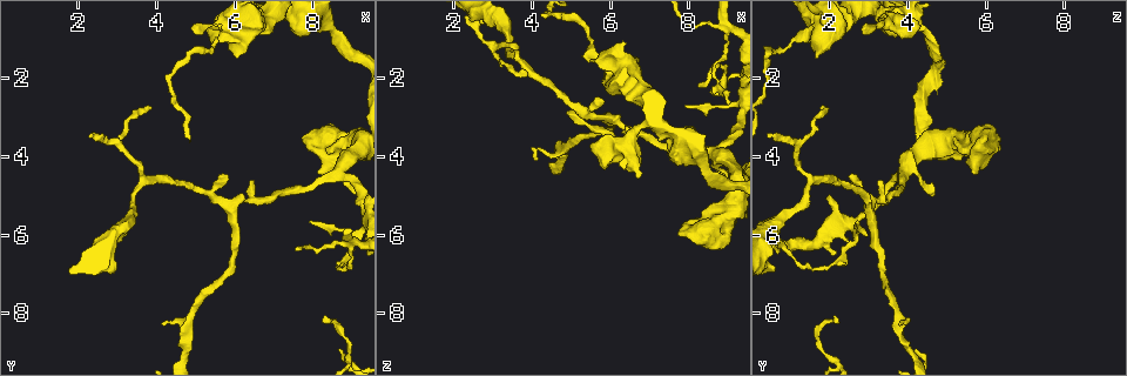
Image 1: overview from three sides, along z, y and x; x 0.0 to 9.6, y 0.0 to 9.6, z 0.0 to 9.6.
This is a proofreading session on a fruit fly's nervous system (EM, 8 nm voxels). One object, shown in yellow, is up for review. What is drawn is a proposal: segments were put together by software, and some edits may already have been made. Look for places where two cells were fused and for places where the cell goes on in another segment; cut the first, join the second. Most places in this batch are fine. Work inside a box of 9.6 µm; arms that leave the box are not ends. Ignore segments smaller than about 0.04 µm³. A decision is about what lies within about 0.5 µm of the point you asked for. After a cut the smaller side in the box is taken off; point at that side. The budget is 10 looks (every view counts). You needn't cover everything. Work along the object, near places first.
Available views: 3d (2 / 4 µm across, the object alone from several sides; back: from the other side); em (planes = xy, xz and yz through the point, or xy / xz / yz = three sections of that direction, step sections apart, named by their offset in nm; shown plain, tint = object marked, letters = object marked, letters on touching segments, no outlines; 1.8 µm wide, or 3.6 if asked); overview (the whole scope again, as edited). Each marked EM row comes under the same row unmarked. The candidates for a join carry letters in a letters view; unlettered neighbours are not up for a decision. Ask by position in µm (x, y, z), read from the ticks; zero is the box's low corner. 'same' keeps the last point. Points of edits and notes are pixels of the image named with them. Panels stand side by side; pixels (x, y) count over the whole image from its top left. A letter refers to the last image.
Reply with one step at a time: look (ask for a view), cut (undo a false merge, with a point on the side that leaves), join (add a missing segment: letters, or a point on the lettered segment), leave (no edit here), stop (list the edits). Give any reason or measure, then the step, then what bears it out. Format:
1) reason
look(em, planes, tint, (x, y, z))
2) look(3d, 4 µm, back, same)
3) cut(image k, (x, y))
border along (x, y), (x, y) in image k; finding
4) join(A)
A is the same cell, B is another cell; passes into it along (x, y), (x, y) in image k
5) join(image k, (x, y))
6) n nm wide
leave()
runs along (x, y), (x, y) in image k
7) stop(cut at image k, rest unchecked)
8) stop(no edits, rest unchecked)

calibre changes
look(3d, 2 µm, back, (9.10, 6.15, 0.65))

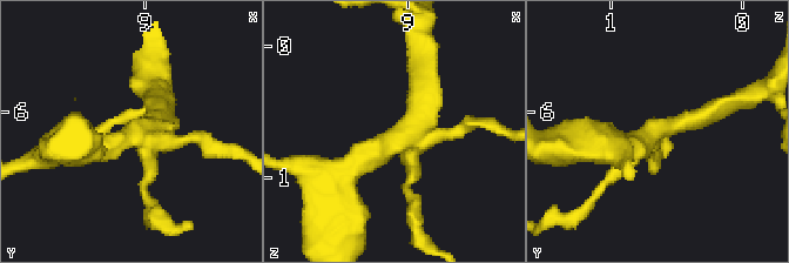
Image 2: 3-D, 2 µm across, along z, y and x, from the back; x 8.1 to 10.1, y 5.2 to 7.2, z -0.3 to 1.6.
need the tissue
look(em, xz, step 8, letters, (9.06, 6.18, 0.70))

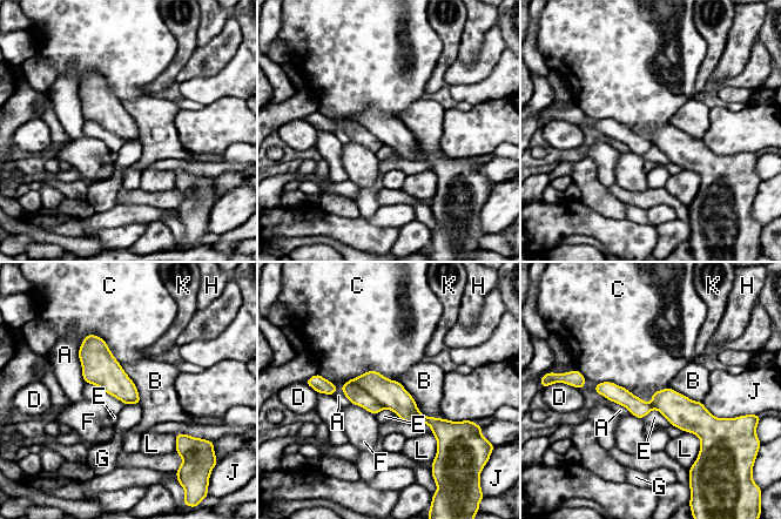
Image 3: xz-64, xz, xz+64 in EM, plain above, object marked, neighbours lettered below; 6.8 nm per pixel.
cut it another way
look(em, planes, letters, same)

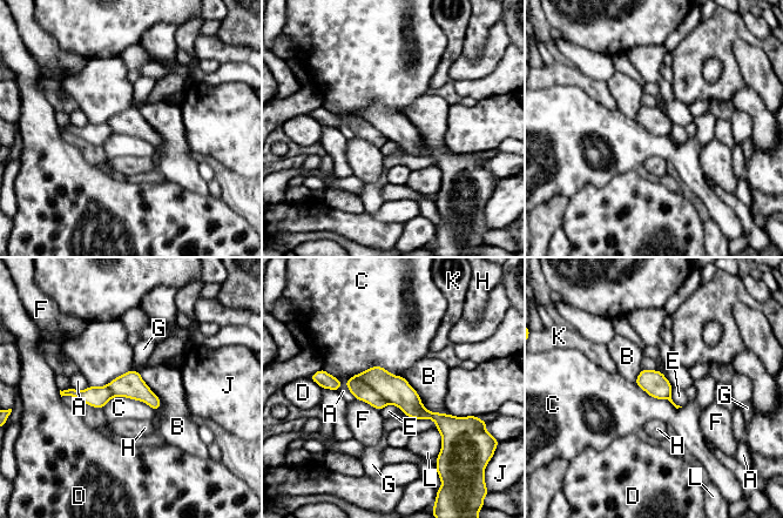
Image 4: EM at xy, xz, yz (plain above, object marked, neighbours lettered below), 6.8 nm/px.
B touches over 420 nm
leave()
A, B, C, D, E, F, G, H, J, K and L are other cells; runs along (349, 383), (397, 390), (453, 425) in image 4; continuous, no second cell

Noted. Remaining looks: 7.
thin end
look(3d, 2 µm, (7.90, 5.70, 2.75))

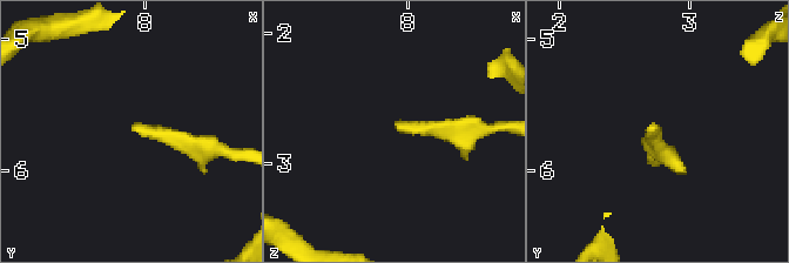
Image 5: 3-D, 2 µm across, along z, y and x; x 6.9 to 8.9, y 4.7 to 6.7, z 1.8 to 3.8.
shape alone is not enough
look(em, planes, letters, (7.88, 5.68, 2.70))

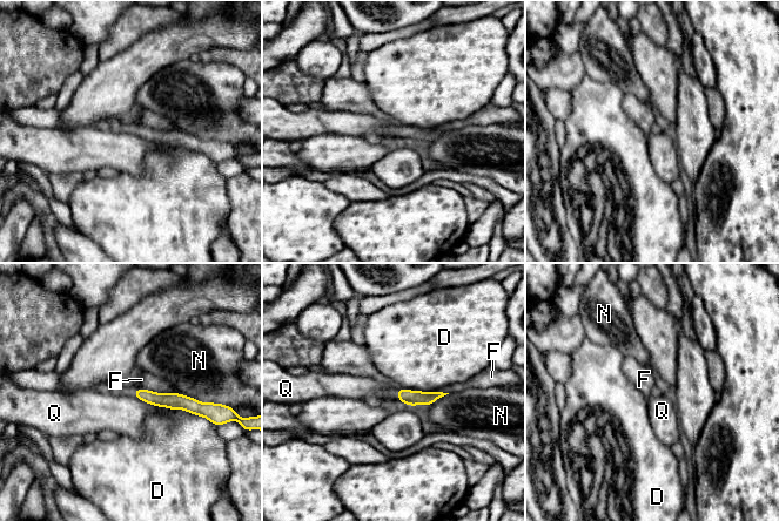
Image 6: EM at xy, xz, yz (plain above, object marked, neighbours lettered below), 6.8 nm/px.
leave()
D, F, N and Q are other cells; border along (134, 396), (160, 407) in image 6; no lettered segment goes on from it

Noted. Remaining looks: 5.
tapers out
look(em, planes, letters, (6.40, 4.55, 3.35))

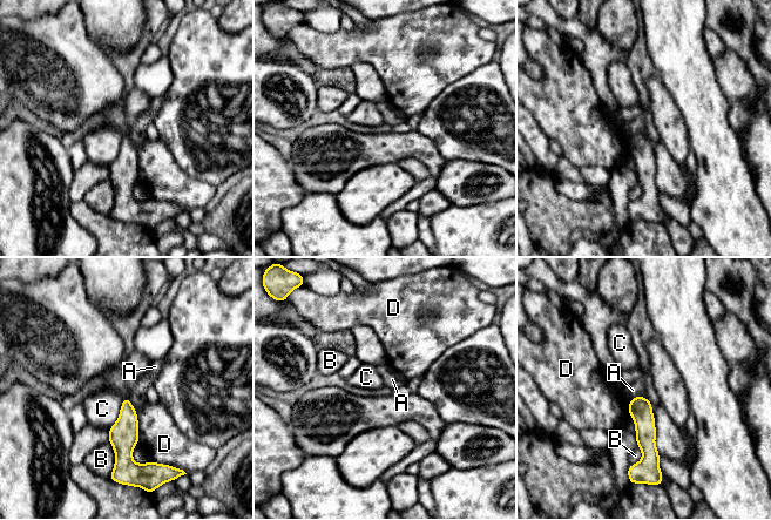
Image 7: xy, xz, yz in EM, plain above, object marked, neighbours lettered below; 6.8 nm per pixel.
C touches over 220 nm
leave()
A, B, C and D are other cells; runs along (637, 399), (646, 443), (654, 459) in image 7; no lettered segment goes on from it

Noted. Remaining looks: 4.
a fork
look(em, 3.6 µm, planes, tint, (8.60, 3.65, 5.85))

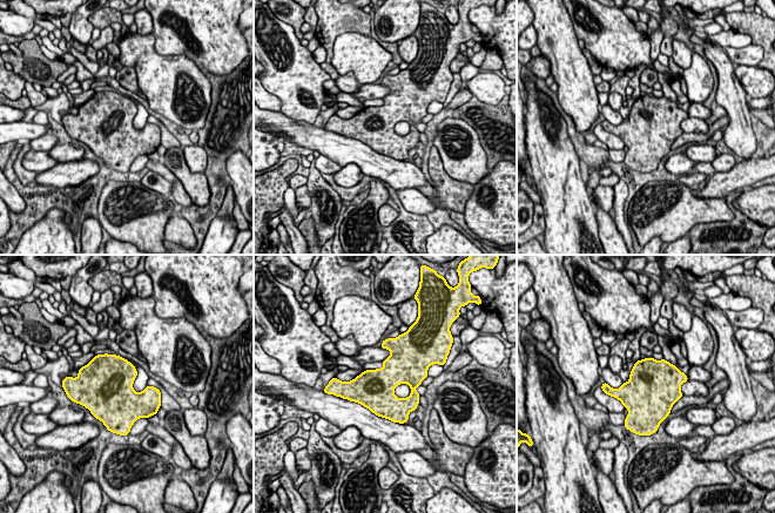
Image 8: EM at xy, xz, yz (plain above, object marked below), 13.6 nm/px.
what lies round it
look(em, 3.6 µm, planes, letters, same)

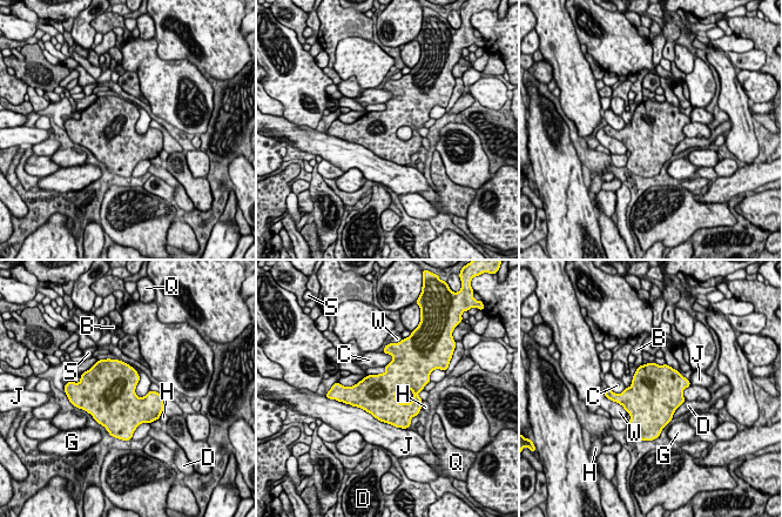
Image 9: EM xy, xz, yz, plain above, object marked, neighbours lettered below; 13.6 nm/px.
550 nm wide
leave()
B, C, D, G, H, J, Q, S and W are other cells; border along (382, 351), (392, 357), (384, 366) in image 9; all the same cell

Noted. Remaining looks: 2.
stop(no edits, rest unchecked)

